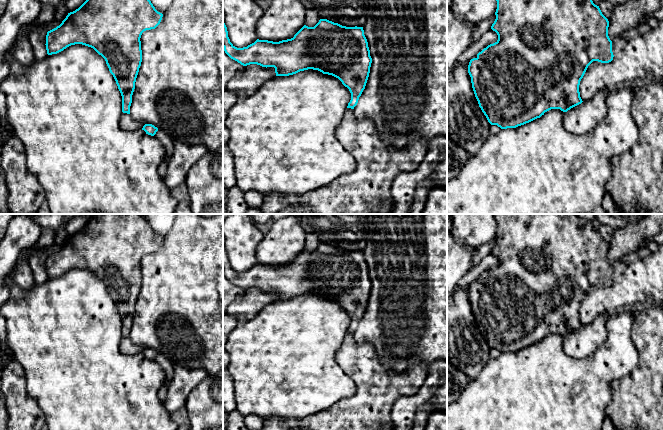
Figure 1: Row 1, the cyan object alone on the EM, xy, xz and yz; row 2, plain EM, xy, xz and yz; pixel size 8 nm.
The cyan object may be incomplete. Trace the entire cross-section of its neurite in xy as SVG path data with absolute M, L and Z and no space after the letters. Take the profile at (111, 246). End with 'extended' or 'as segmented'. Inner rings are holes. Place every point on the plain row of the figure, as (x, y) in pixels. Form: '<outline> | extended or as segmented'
M92 214L78 233L68 237L59 250L47 256L47 278L57 278L75 268L93 272L105 283L116 305L122 320L122 336L130 338L132 319L142 286L140 262L144 255L155 253L162 241L163 238L155 233L142 214Z | as segmented

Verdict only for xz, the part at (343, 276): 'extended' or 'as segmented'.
as segmented

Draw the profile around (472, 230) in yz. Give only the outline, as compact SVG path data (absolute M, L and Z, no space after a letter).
M452 214L449 232L464 246L478 248L495 239L496 219L494 214Z

